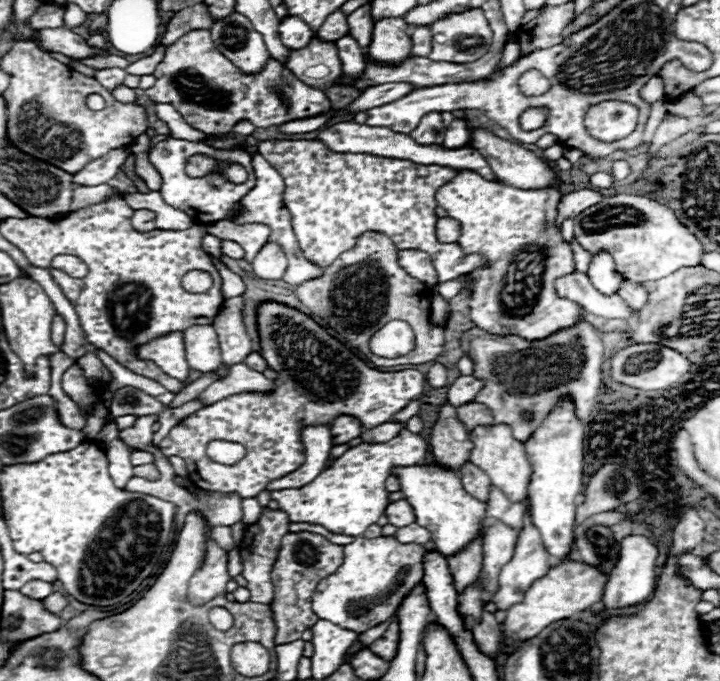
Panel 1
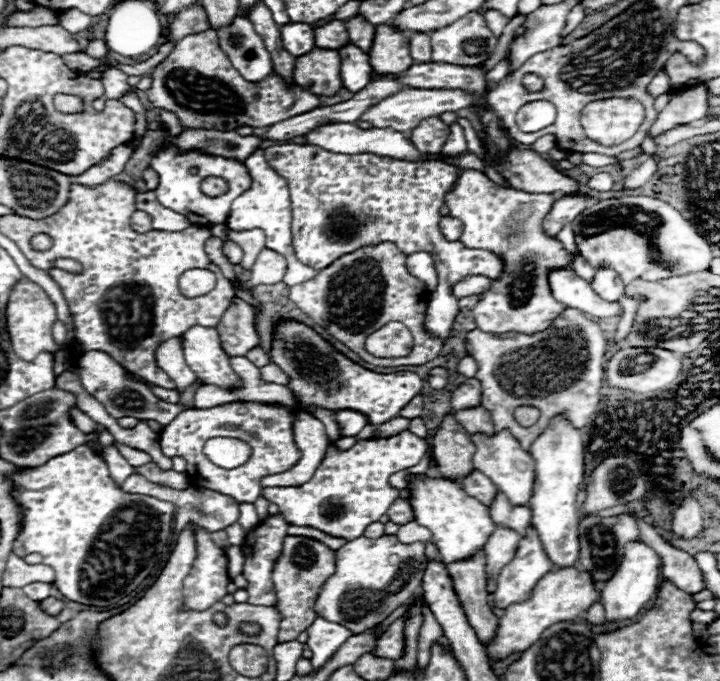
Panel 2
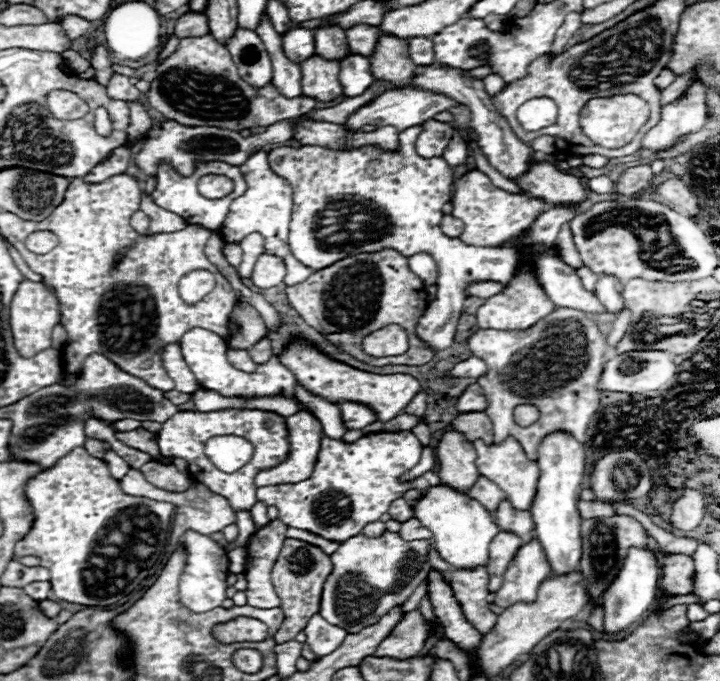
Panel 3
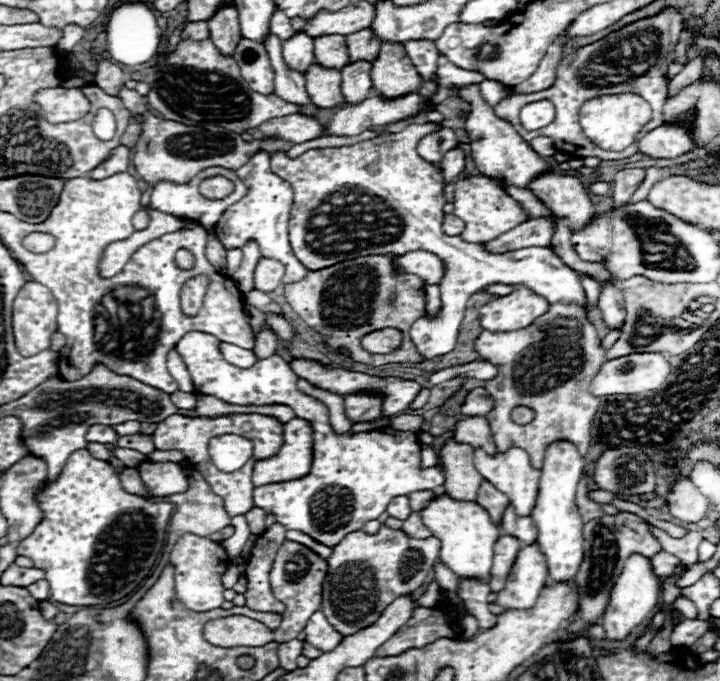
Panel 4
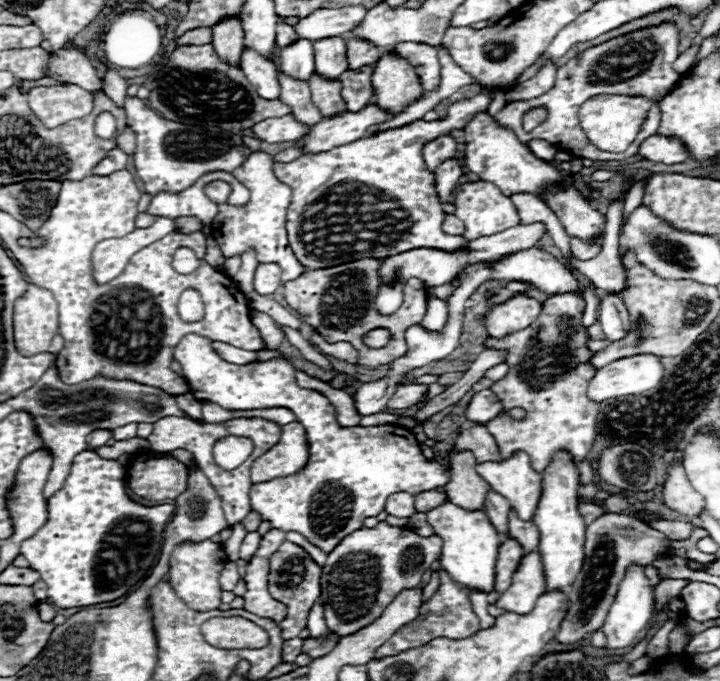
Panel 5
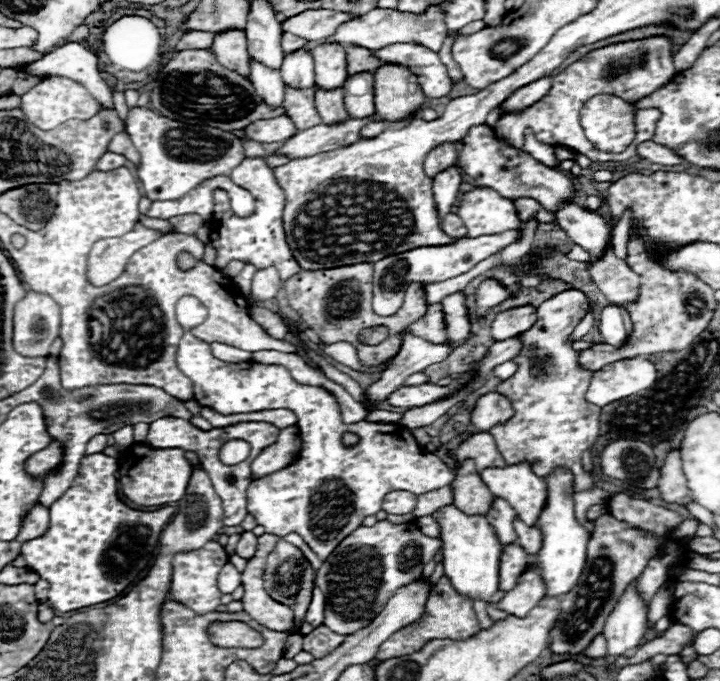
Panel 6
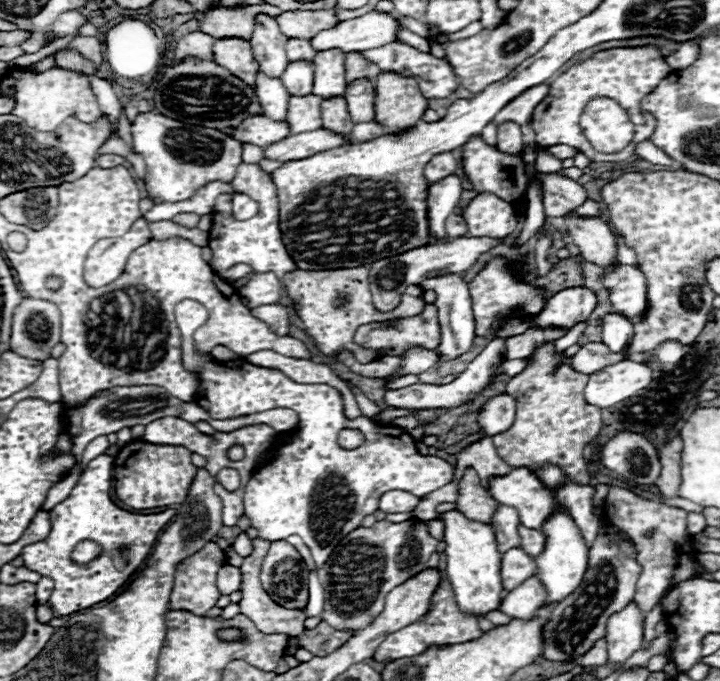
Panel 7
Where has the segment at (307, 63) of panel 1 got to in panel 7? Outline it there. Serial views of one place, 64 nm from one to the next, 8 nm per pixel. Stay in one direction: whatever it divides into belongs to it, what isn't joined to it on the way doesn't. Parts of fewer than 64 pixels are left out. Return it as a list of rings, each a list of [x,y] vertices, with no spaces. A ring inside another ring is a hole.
[[[344,98],[322,100],[322,120],[324,120],[326,130],[330,130],[334,134],[342,134],[344,138],[350,138],[350,142],[354,142],[354,138],[352,138],[354,124],[350,120]]]

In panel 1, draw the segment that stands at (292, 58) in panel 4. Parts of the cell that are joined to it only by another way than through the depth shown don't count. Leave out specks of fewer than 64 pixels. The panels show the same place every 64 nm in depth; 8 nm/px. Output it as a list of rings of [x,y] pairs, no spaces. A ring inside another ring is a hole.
[[[294,16],[284,18],[280,22],[278,30],[280,30],[280,38],[288,50],[302,50],[304,46],[308,46],[310,38],[314,36],[310,26],[306,26],[306,22],[302,22],[300,18],[294,18]]]

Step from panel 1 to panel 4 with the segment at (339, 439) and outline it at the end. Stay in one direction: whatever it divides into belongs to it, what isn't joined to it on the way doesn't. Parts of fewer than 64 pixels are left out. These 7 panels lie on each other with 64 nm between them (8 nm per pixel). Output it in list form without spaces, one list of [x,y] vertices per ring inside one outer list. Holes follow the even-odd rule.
[[[348,394],[346,396],[346,414],[354,422],[372,420],[382,414],[382,396],[380,394]]]

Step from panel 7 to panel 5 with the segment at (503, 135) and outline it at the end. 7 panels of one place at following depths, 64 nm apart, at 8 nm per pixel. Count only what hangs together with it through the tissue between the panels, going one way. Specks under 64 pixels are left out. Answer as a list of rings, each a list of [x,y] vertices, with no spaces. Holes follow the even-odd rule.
[[[662,24],[662,26],[654,26],[654,28],[646,28],[646,30],[638,30],[614,40],[608,40],[600,46],[588,48],[584,50],[576,60],[570,60],[568,64],[558,68],[556,74],[556,82],[554,88],[546,94],[542,94],[542,98],[532,98],[528,102],[512,102],[506,104],[498,114],[496,114],[496,122],[504,128],[510,128],[518,140],[522,144],[526,144],[532,138],[540,138],[546,140],[550,144],[560,144],[564,150],[570,150],[576,158],[590,158],[590,160],[626,160],[634,154],[638,154],[638,146],[658,130],[660,124],[660,108],[658,104],[650,108],[638,136],[636,136],[636,144],[632,144],[626,152],[620,154],[612,154],[612,152],[604,152],[598,150],[594,144],[588,142],[588,138],[584,136],[582,128],[578,128],[578,108],[592,96],[596,94],[622,94],[622,96],[644,96],[644,98],[662,98],[678,80],[678,72],[674,72],[672,68],[673,62],[679,56],[679,33],[674,24]],[[544,106],[548,110],[546,120],[536,126],[532,132],[524,132],[522,130],[522,116],[530,110],[530,108],[540,108]]]

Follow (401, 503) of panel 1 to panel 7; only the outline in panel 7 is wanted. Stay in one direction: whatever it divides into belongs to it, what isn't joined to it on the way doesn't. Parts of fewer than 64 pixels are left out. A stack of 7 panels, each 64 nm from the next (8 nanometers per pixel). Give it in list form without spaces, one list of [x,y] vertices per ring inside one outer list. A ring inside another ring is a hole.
[[[390,490],[382,494],[378,502],[378,510],[390,514],[390,512],[412,512],[418,506],[418,498],[412,494],[406,494],[402,490]]]

